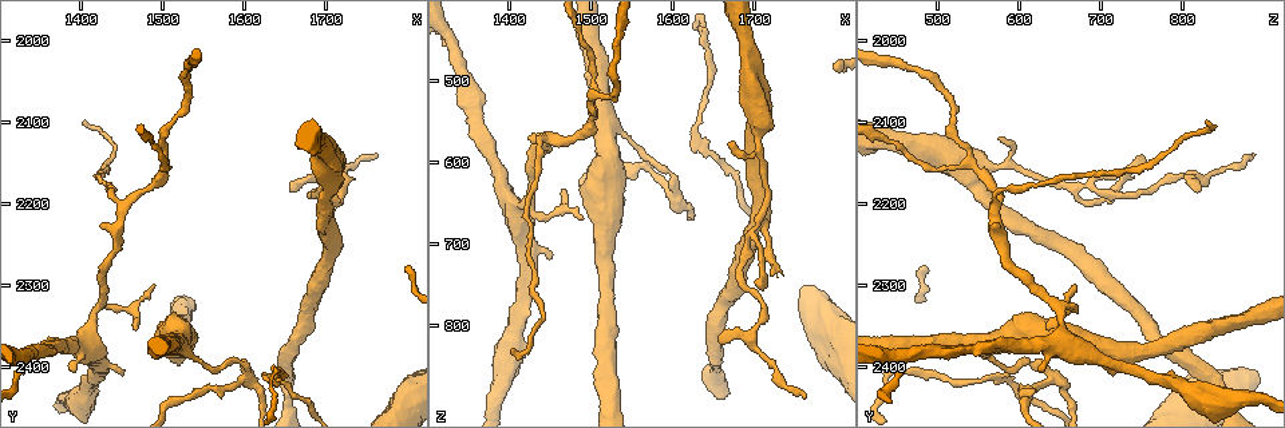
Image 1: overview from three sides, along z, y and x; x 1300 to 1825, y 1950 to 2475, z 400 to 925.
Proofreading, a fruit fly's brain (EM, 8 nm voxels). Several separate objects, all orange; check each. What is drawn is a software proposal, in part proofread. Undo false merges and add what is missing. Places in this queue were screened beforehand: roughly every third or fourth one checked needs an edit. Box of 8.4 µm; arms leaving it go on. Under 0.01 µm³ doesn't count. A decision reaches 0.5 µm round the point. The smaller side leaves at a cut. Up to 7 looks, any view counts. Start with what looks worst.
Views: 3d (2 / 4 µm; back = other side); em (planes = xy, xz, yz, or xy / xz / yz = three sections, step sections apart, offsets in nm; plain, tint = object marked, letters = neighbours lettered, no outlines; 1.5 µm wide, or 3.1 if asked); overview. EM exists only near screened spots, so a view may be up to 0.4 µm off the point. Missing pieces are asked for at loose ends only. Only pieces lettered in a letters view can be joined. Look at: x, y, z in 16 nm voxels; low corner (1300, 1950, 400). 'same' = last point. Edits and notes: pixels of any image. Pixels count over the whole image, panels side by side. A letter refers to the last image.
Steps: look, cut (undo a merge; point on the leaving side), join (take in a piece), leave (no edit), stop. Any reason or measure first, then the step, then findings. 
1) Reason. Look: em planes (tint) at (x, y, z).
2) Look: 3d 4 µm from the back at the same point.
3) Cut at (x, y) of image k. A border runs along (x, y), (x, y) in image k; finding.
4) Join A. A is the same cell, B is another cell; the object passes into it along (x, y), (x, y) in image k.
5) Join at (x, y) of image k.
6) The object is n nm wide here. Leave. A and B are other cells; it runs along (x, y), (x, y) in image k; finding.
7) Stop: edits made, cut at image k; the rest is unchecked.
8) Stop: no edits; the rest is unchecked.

Tapers out. Look: em yz step 4 (letters) at (1670, 2120, 580).

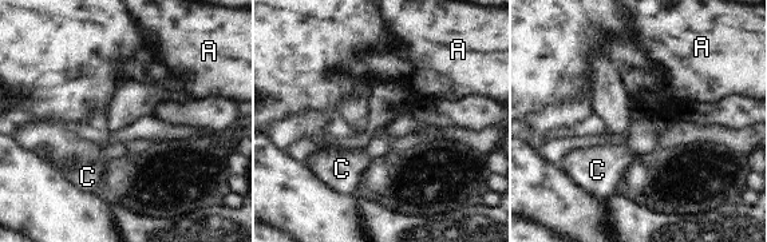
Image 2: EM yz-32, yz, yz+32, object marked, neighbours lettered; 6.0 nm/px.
Cut it another way. Look: em planes (letters) at the same point.

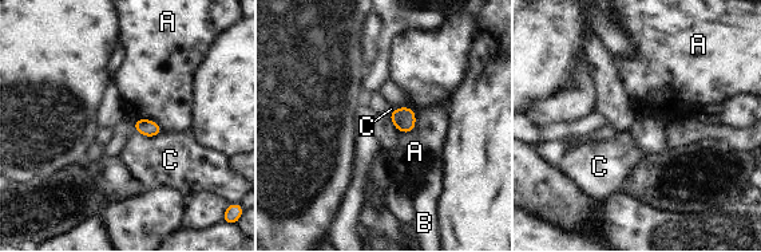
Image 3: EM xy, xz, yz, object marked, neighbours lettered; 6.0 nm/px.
The longest contact is with C, 170 nm. Leave. A, B and C are other cells; none of them fits.

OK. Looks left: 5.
Thick end. Look: em xz step 8 (letters) at (1385, 2405, 625).

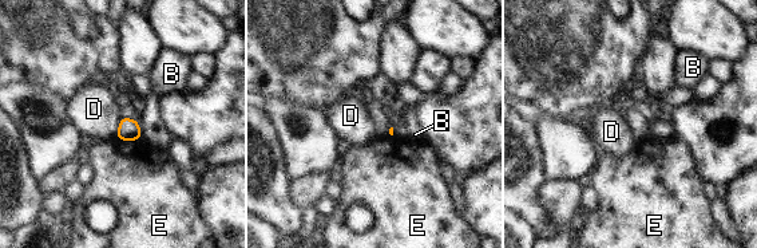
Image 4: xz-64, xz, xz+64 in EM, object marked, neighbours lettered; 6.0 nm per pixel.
Another direction. Look: em planes (letters) at the same point.

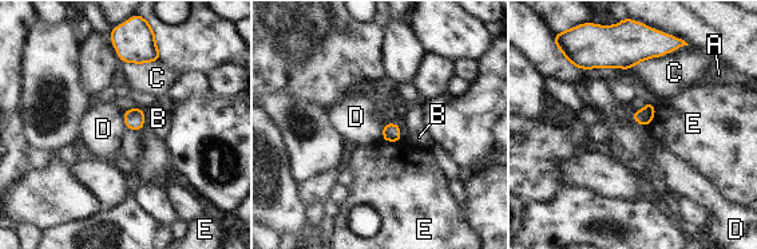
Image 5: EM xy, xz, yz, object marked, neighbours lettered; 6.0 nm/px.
Leave. A, B, C, D and E are other cells; a border runs along (630, 114), (635, 122), (650, 125) in image 5; no lettered piece goes on from it.

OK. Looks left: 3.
Look: em planes (letters) at (1640, 2405, 445).

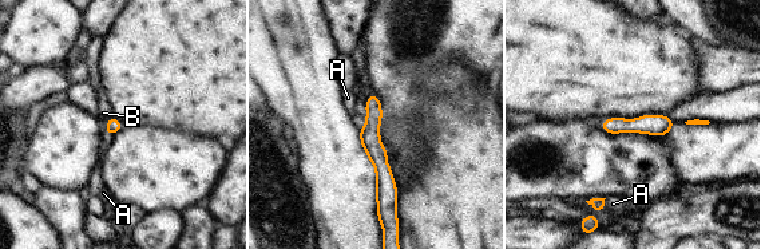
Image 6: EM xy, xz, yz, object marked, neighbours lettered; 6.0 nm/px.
Leave. A and B are other cells; a border runs along (365, 109), (365, 123), (360, 129) in image 6; continuous, no second neuron.

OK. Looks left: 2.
Stop: no edits; the rest is unchecked.

